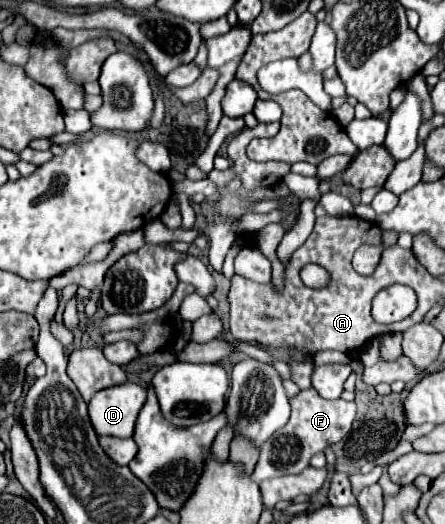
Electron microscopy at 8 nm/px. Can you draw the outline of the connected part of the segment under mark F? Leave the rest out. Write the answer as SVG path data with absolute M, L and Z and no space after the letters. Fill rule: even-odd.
M314 388L302 390L292 398L292 416L284 428L274 432L268 442L260 450L260 458L256 464L256 470L252 474L252 480L256 484L262 484L270 478L300 474L304 468L310 466L310 458L318 452L324 452L328 446L338 444L342 438L348 436L354 416L356 416L356 404L346 400L324 400L318 396Z

